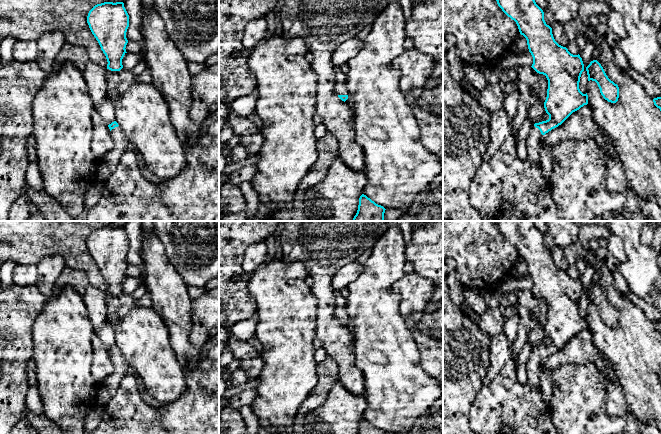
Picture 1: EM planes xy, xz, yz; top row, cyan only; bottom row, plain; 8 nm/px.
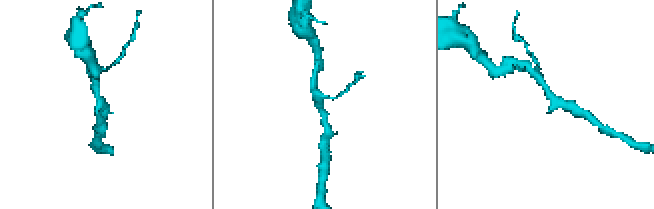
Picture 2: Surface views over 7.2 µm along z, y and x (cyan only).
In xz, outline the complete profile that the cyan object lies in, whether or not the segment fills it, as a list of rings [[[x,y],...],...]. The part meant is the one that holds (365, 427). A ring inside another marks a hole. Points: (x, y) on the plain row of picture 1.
[[[362,418],[359,422],[358,434],[386,434],[383,430],[376,428],[366,419]]]

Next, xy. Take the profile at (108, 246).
[[[104,226],[88,237],[87,247],[107,283],[107,293],[120,295],[128,264],[129,239],[123,226]]]

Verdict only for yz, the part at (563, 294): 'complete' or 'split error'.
split error

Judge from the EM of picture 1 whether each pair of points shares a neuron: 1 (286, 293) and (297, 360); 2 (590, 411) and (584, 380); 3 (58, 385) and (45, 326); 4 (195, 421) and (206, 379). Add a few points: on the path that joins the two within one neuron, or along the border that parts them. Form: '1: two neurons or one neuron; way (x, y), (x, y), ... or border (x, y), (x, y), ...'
1: one neuron; way (287, 310), (288, 343)
2: one neuron; way (584, 403), (584, 388)
3: one neuron; way (58, 370), (58, 358), (53, 353), (53, 341)
4: one neuron; way (198, 410), (198, 389)

